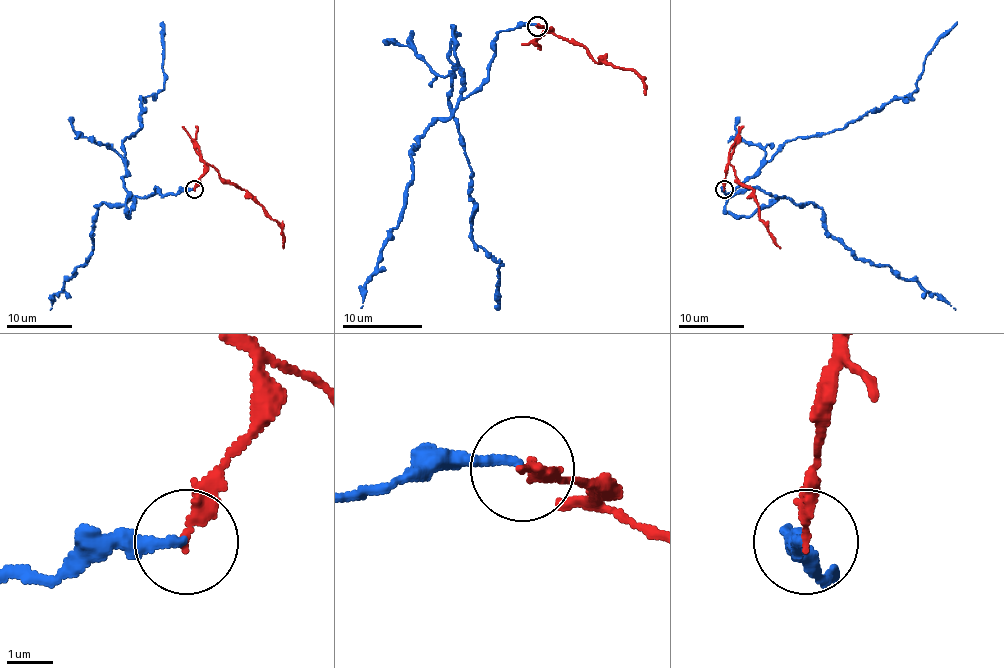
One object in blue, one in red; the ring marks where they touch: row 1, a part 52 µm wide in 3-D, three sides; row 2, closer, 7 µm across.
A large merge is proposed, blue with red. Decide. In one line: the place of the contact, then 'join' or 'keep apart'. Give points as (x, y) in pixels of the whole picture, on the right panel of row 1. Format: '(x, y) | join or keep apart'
(724, 189) | keep apart

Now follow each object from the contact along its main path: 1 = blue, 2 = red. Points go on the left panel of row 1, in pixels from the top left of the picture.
1: (194, 188), (156, 187), (127, 216), (122, 144), (141, 126), (141, 98), (163, 88), (163, 21)
2: (194, 188), (196, 180), (212, 166), (222, 179), (245, 190), (274, 220), (281, 228), (284, 248)

